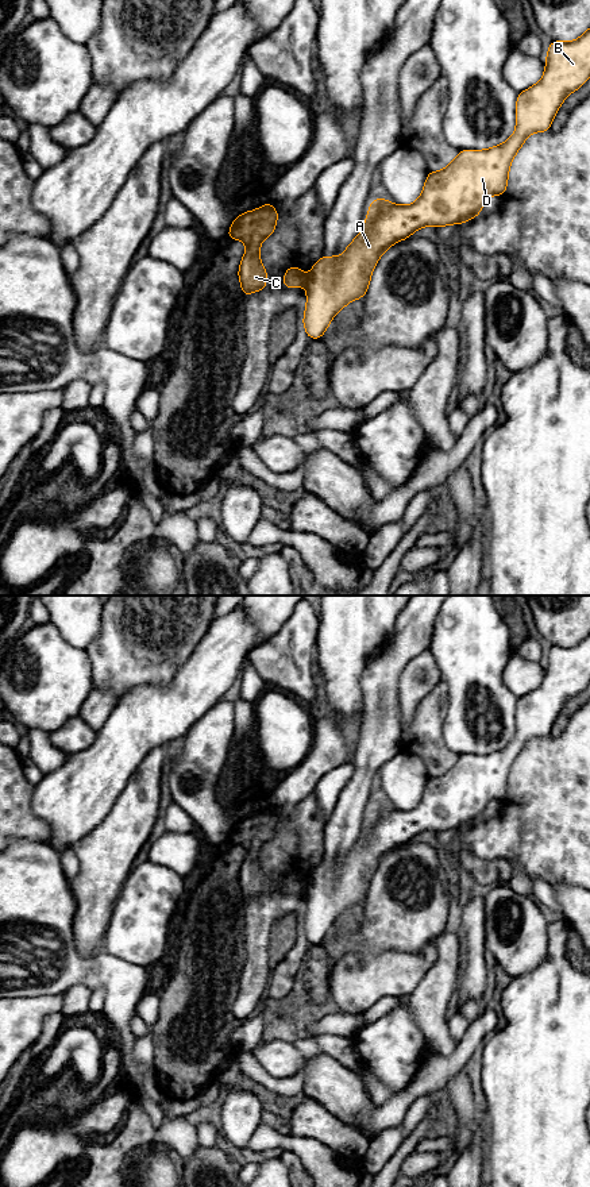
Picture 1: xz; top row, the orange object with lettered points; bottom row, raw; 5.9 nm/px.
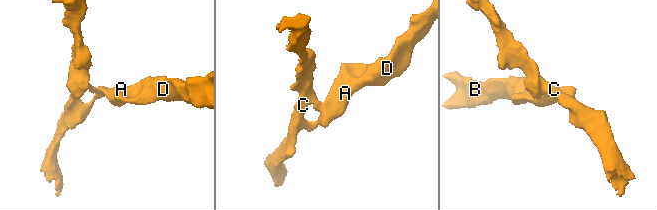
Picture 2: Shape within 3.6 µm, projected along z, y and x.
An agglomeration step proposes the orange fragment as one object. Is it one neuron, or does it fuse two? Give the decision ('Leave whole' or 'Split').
Split

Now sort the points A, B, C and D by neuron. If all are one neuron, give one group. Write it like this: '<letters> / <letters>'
A B D / C

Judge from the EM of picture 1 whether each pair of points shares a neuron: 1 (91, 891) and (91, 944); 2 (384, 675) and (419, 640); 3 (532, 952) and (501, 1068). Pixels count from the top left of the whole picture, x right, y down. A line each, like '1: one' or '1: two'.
1: one
2: one
3: two

